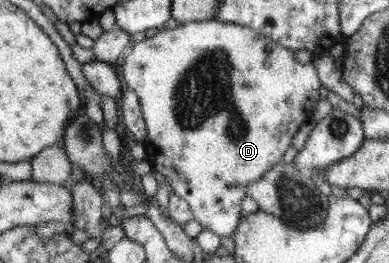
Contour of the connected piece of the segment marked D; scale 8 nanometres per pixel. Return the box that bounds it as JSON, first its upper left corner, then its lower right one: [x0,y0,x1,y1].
[121,19,320,237]

